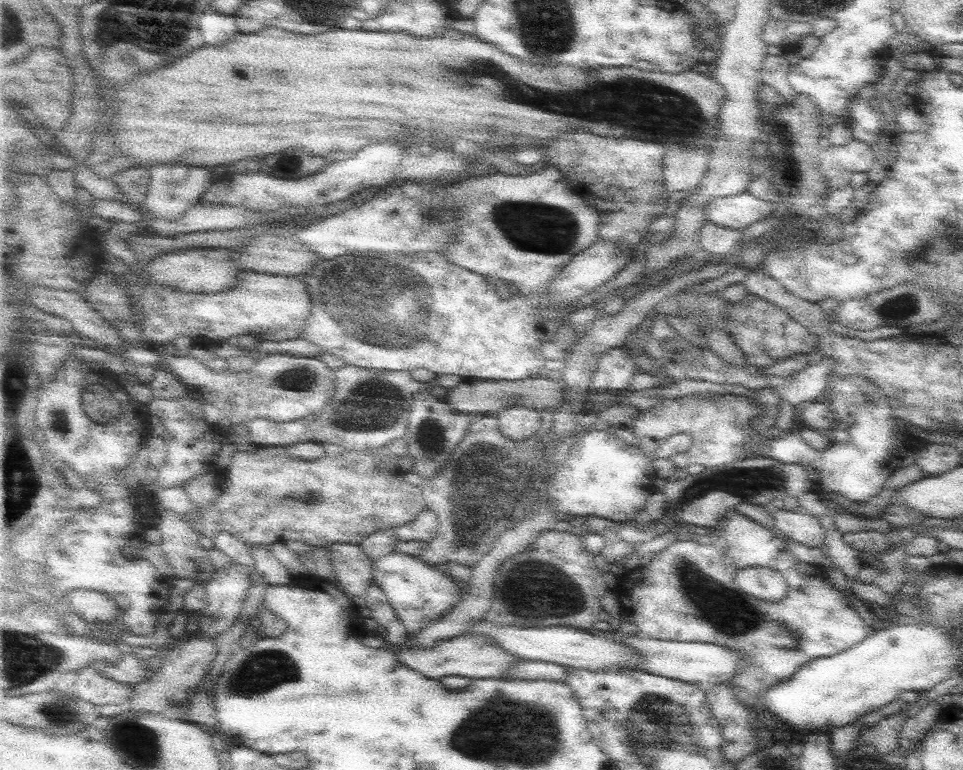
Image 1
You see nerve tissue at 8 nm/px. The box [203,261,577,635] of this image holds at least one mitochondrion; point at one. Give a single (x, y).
(479, 497)

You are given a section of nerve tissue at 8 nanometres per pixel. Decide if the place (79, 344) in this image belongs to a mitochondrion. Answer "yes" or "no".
no

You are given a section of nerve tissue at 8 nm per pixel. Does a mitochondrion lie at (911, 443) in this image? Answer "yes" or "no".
no

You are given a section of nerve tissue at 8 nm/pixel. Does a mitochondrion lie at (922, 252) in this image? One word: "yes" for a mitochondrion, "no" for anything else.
yes

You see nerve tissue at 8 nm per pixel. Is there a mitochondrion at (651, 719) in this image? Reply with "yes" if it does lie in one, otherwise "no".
yes

